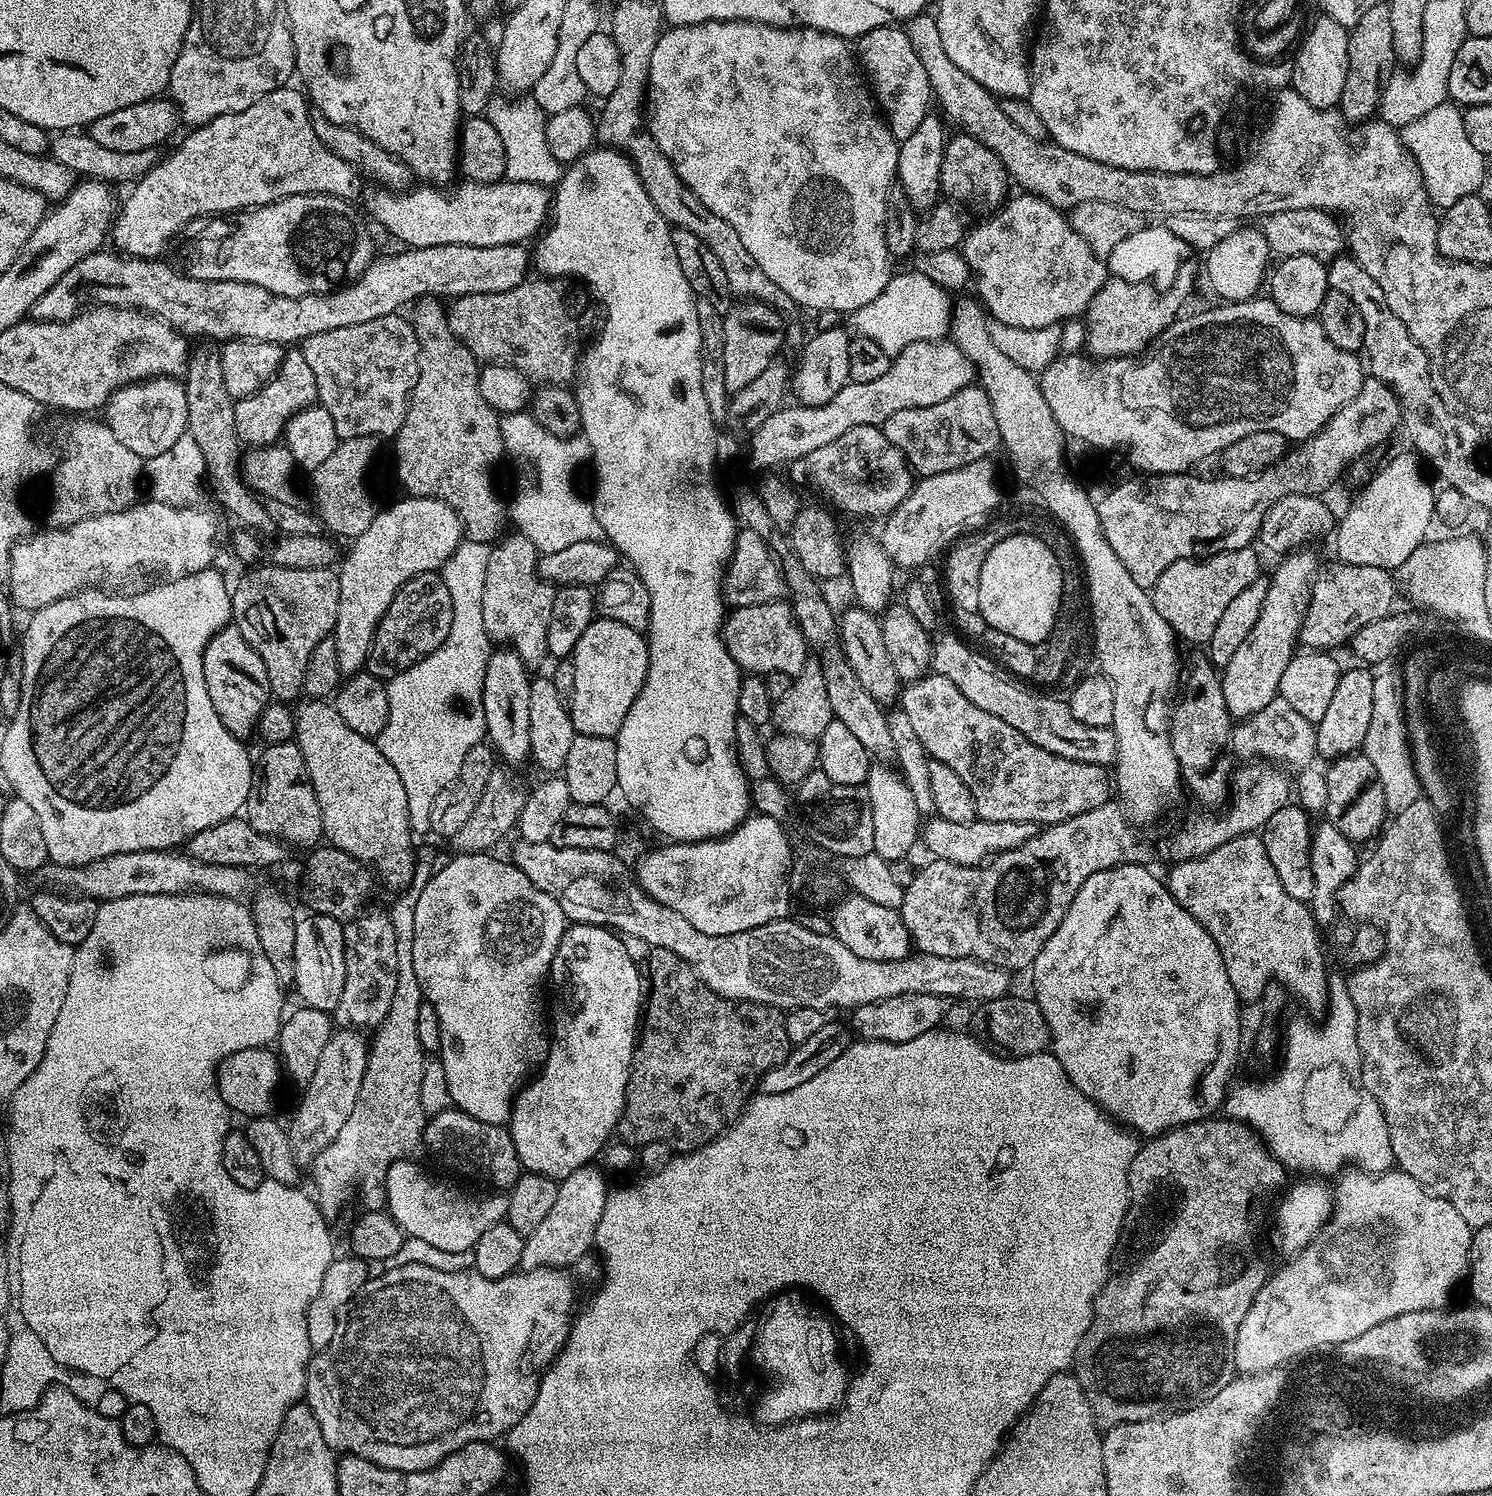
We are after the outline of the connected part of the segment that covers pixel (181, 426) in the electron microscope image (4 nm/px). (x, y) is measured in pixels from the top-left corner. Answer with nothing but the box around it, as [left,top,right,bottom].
[102,376,188,458]

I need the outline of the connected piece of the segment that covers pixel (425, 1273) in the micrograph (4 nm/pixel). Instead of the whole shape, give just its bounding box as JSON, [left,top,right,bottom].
[306,1264,577,1472]

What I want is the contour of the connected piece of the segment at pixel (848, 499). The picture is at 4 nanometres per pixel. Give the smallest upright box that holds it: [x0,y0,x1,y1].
[790,425,914,516]

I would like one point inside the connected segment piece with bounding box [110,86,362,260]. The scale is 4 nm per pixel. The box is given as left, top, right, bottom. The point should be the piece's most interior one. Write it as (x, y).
(269, 151)

